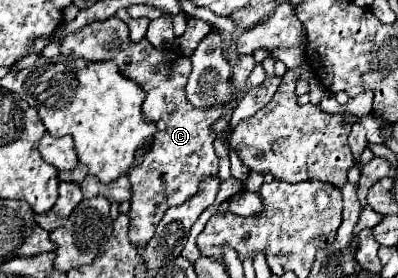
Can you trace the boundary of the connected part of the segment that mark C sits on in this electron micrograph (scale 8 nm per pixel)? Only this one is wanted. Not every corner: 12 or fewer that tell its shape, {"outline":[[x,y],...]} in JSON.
{"outline":[[118,17],[60,41],[114,61],[158,131],[128,173],[130,241],[218,173],[222,105],[186,101],[190,57],[132,41]]}

